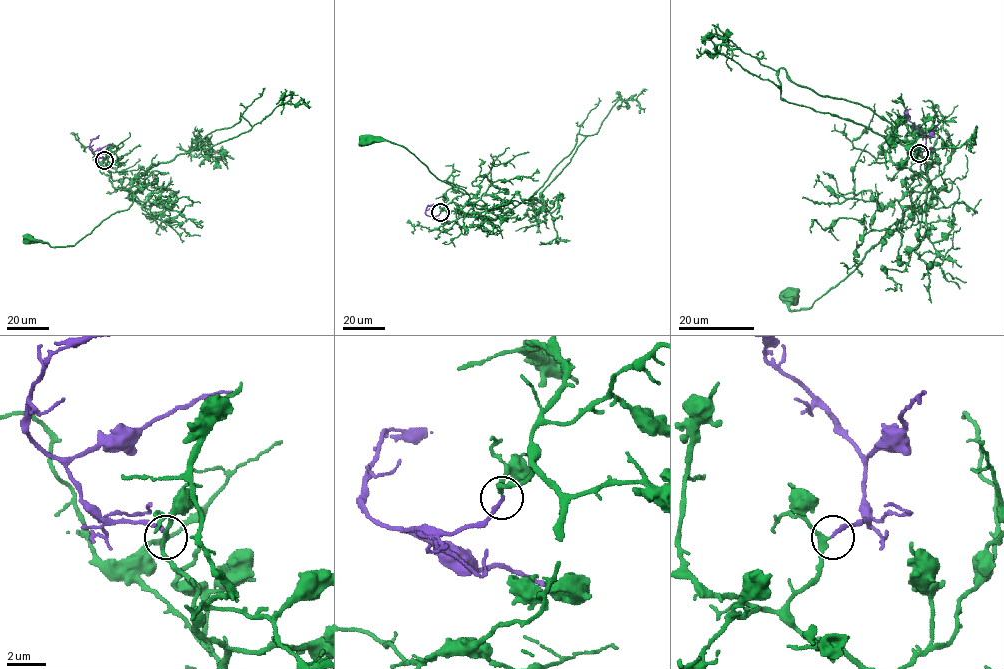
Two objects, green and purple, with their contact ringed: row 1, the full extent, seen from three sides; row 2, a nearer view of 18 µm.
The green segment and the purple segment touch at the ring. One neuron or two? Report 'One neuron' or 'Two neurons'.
One neuron

